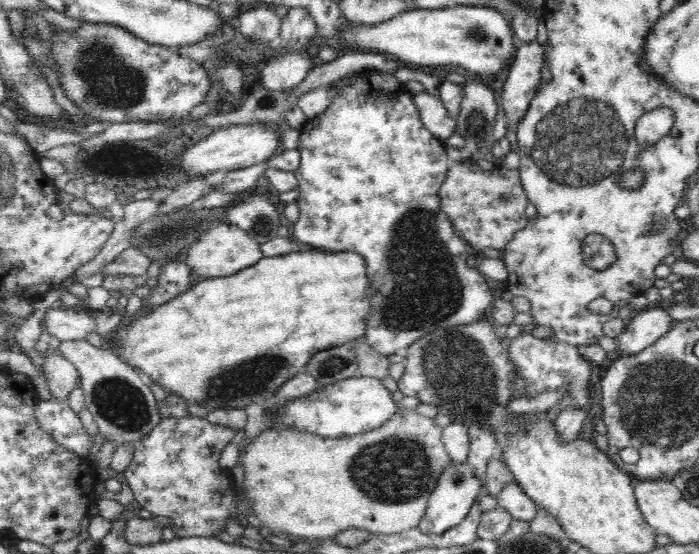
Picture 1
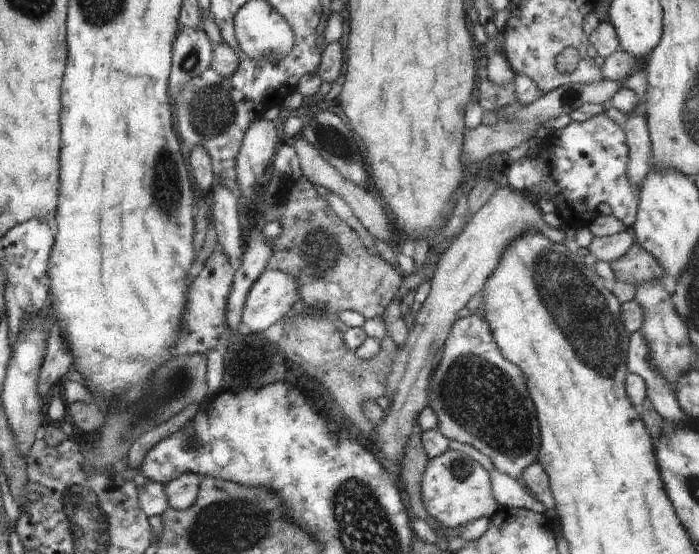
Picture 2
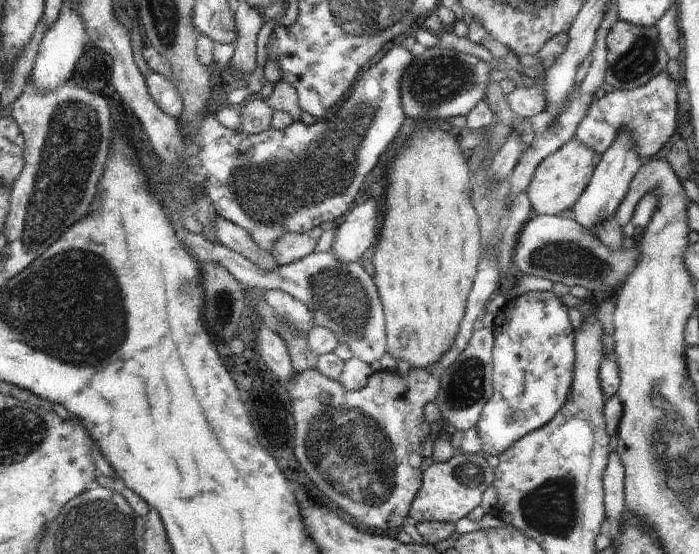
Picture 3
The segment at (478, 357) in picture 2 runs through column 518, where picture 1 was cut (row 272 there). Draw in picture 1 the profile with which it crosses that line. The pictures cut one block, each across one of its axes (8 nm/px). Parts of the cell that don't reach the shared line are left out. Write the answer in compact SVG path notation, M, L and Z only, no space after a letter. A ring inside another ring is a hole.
M368 69L364 71L360 71L359 73L352 73L351 75L345 76L340 80L334 81L329 85L329 88L335 88L337 90L337 95L332 99L330 106L322 112L322 114L318 114L314 118L307 119L302 126L299 134L299 145L297 146L297 150L299 150L299 154L301 155L301 161L299 167L294 171L294 174L297 176L298 184L299 184L299 194L296 199L297 206L299 208L299 219L294 223L294 232L293 236L295 241L301 242L304 244L312 245L313 247L321 250L322 248L326 249L326 253L338 253L338 252L356 252L360 254L365 260L366 264L368 264L368 276L370 276L370 280L372 280L372 284L378 288L378 292L376 292L376 296L372 298L372 316L370 316L370 322L368 322L368 330L366 332L365 337L367 338L368 344L380 354L384 356L392 356L392 354L402 353L408 346L412 346L416 340L420 340L420 338L424 338L424 335L431 334L436 330L447 330L454 329L458 326L469 326L479 322L486 314L488 314L488 310L493 305L493 301L496 300L497 292L491 292L490 286L486 283L484 276L478 273L478 270L469 268L468 259L471 255L471 249L468 244L464 241L464 239L460 238L453 229L452 221L445 215L445 213L441 212L440 208L440 197L438 191L446 178L446 175L449 171L448 166L448 155L447 150L445 149L445 145L443 141L436 138L422 123L420 118L420 111L416 108L416 105L413 101L413 94L408 93L408 89L405 87L404 82L398 81L392 73L388 73L386 71L377 71L374 69Z

